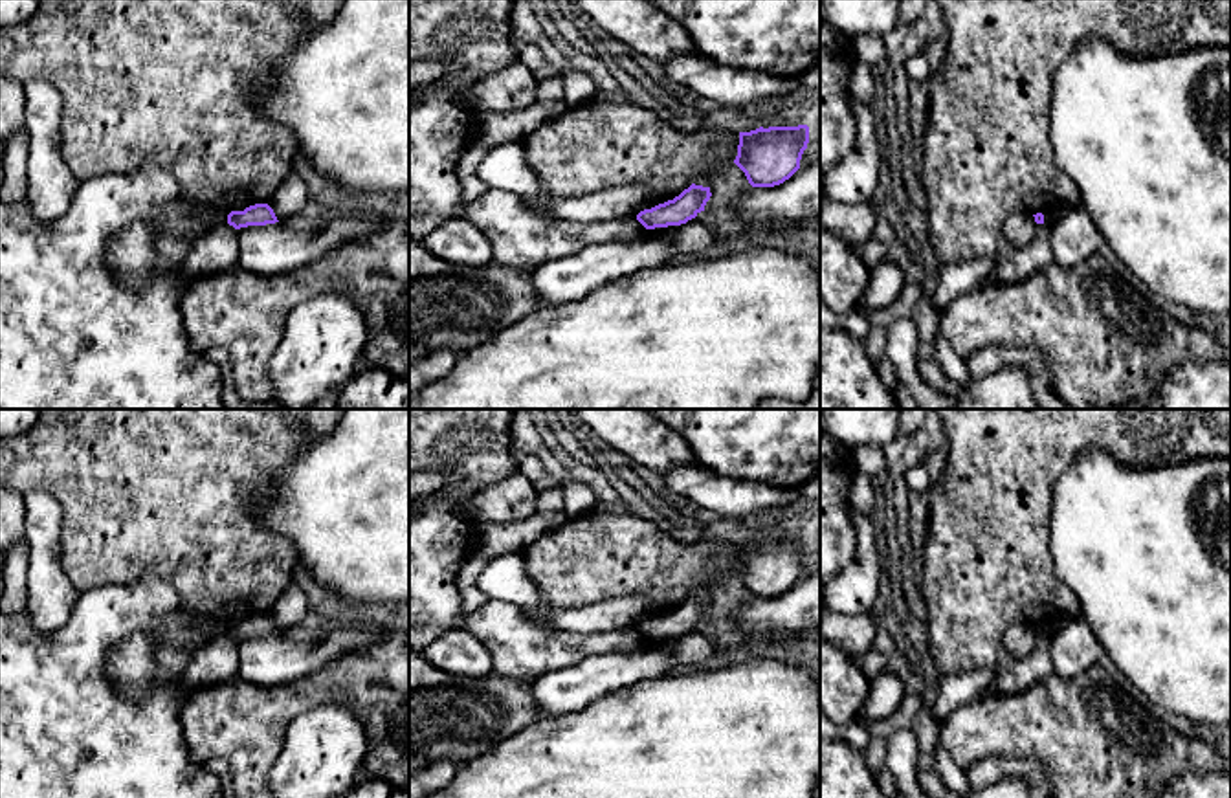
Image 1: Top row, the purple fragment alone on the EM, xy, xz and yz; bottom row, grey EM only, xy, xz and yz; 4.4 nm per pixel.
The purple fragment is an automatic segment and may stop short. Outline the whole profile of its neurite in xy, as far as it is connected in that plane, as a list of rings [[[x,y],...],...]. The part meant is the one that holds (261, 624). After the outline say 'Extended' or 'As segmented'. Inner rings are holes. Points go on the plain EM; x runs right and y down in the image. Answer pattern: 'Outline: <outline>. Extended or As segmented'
Outline: [[[255,615],[246,618],[244,622],[231,622],[227,626],[227,635],[235,640],[248,637],[266,637],[279,633],[273,620],[268,615]]]. As segmented

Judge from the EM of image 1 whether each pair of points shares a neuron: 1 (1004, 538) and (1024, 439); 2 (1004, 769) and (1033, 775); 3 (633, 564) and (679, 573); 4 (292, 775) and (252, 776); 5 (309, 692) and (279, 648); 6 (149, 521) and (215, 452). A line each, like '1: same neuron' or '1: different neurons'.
1: same neuron
2: same neuron
3: same neuron
4: different neurons
5: different neurons
6: same neuron

